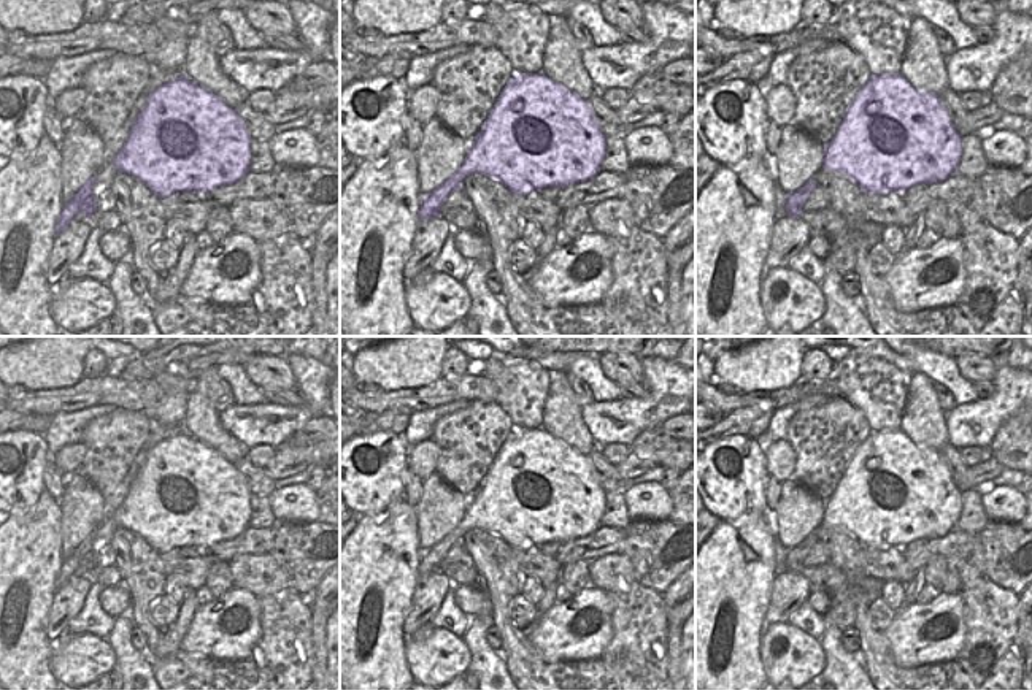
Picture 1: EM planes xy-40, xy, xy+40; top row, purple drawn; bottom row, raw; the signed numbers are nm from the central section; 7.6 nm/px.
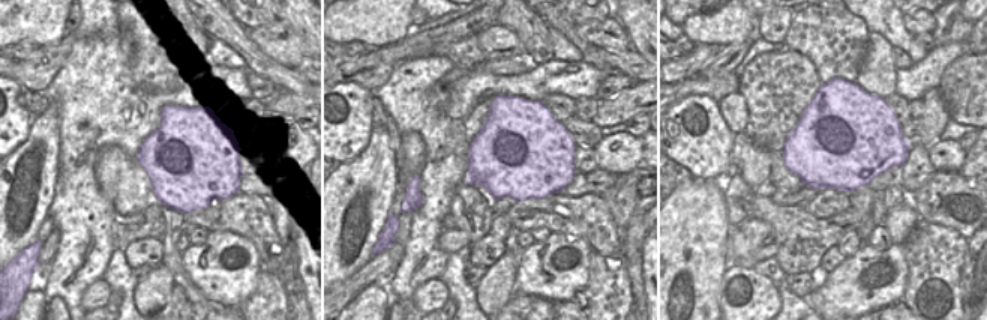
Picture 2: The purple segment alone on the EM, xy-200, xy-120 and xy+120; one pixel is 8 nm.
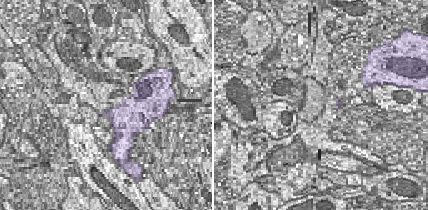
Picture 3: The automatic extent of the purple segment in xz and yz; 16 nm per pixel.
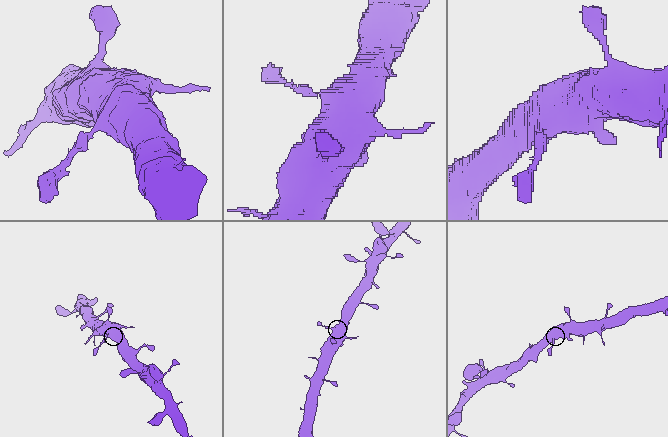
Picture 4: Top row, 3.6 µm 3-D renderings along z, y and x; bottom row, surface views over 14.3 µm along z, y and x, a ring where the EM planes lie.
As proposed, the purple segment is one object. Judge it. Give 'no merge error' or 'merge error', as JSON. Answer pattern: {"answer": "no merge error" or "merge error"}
{"answer": "no merge error"}

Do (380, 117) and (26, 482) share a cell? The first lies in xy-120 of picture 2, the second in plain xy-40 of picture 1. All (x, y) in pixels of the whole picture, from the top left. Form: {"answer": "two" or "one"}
{"answer": "two"}

